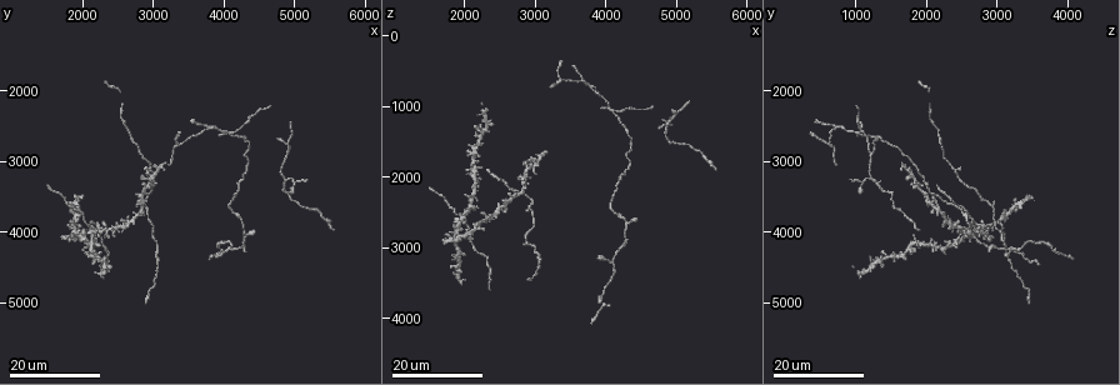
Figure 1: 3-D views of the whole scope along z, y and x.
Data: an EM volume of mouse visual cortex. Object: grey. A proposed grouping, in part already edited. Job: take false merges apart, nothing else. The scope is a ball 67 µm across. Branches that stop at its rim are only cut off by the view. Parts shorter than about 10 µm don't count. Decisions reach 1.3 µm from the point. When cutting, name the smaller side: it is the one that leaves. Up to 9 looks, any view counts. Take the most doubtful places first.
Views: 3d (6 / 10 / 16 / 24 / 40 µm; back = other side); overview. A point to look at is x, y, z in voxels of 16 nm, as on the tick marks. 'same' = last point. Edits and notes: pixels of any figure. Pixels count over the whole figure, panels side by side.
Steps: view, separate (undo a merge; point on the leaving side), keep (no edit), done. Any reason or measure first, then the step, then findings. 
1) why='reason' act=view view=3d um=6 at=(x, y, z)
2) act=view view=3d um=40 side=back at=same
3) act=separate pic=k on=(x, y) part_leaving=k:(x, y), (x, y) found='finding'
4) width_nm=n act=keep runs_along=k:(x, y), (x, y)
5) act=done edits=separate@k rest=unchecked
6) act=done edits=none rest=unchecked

why='three arms meet' act=view view=3d um=16 at=(2100, 3950, 2800)

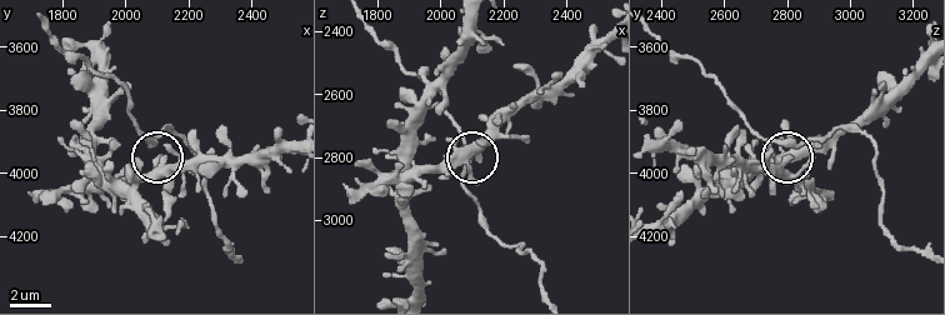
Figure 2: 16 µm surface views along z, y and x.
why='closer look' act=view view=3d um=6 at=(2120, 3960, 2790)

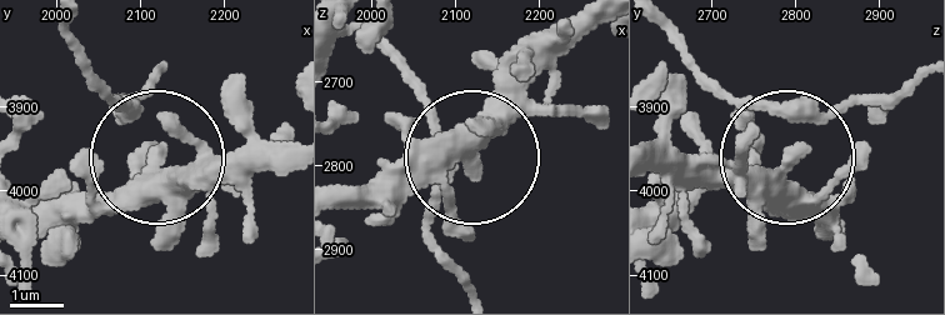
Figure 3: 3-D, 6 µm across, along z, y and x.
side_arm_um=23 act=keep found='all the same cell'

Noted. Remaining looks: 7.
why='a fork' act=view view=3d um=24 at=(4100, 2600, 1050)

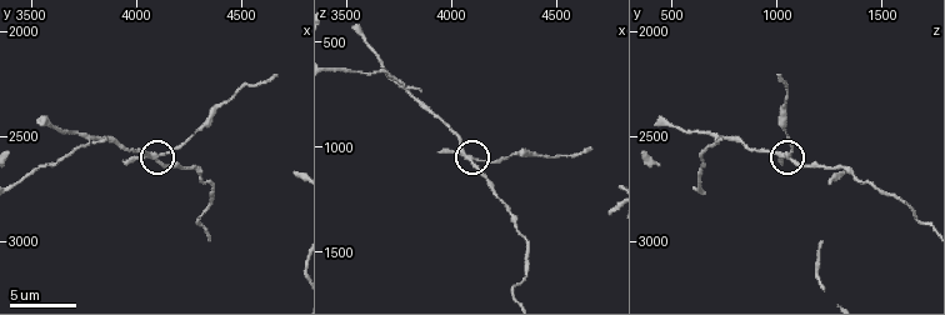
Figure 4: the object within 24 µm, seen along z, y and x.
why='zoom in' act=view view=3d um=10 at=(4110, 2580, 1060)

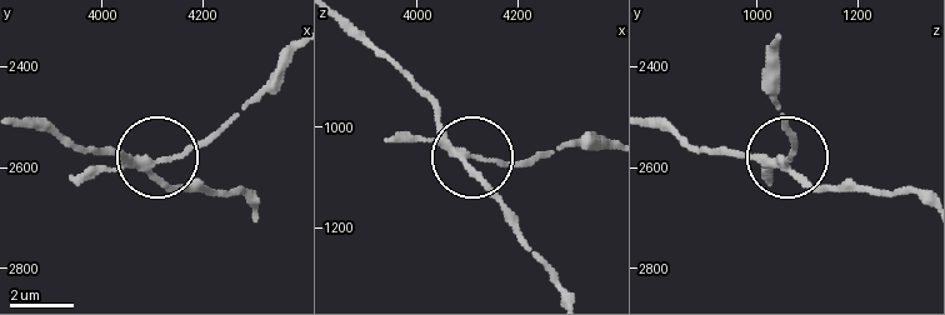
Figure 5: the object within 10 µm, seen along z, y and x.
act=separate pic=5 on=(94, 170) part_leaving=5:(143, 164), (213, 140), (293, 51) found='two cells meet here'

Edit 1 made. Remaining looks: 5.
why='side arm on a straight run' act=view view=3d um=16 at=(4100, 4250, 3250)

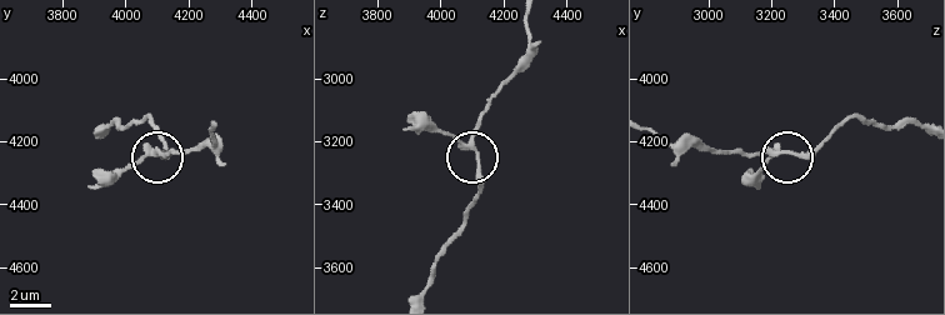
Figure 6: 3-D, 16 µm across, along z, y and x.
act=view view=3d um=6 at=(4060, 4240, 3190)

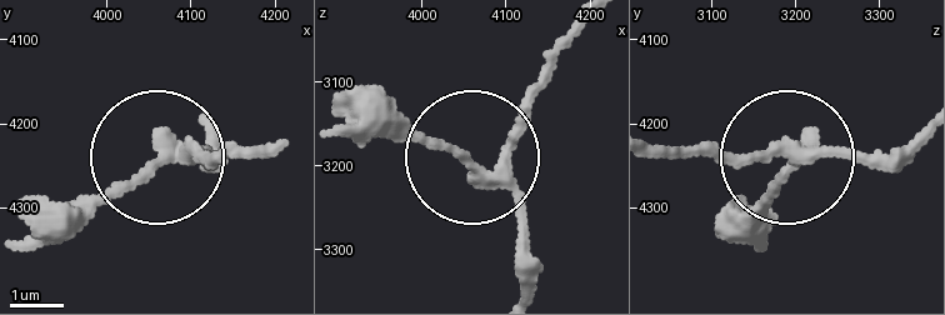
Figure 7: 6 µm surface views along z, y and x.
side_arm_um=78 arms=3 act=keep found='one cell here'

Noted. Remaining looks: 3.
why='side arm on a straight run' act=view view=3d um=6 at=(3790, 2510, 730)

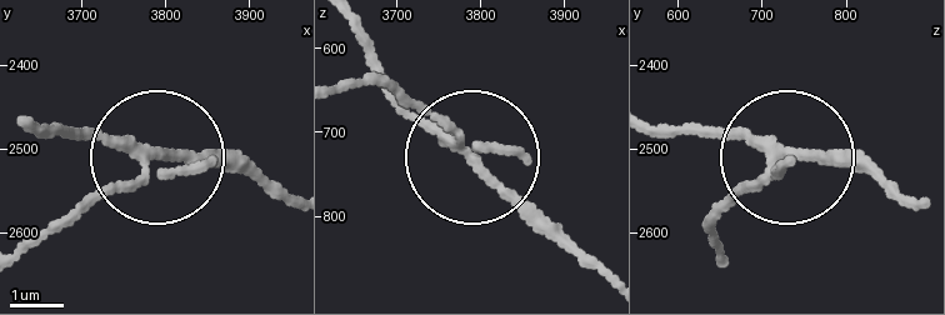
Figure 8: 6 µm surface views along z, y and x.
act=view view=3d um=6 side=back at=(3805, 2510, 735)

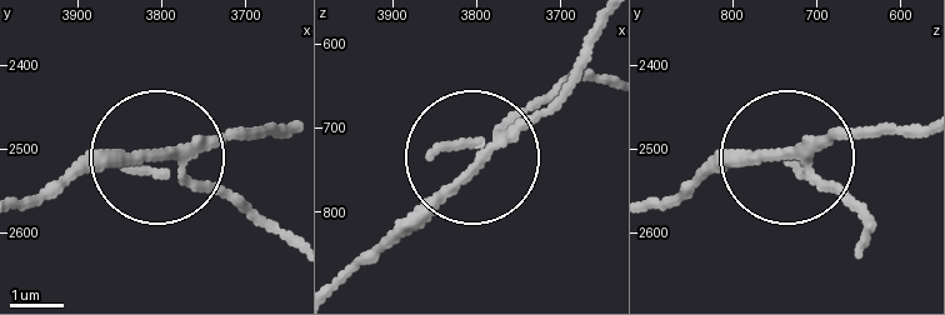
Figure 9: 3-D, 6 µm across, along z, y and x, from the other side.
width_nm=170 act=separate pic=9 on=(241, 204) part_leaving=9:(189, 179), (293, 233) found='a second cell is stuck on'

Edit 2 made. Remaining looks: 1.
act=done edits=separate@5,separate@9 rest=unchecked

